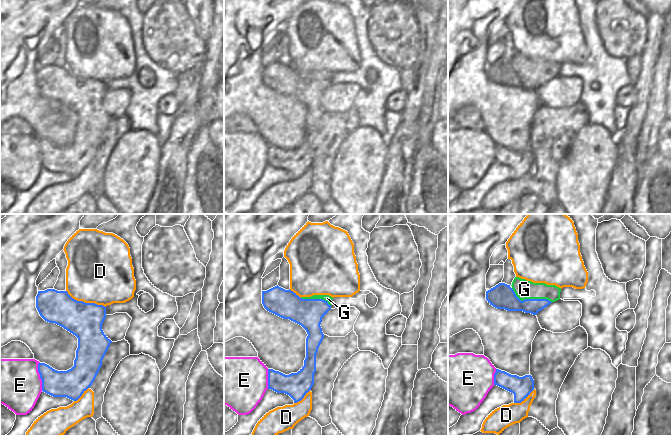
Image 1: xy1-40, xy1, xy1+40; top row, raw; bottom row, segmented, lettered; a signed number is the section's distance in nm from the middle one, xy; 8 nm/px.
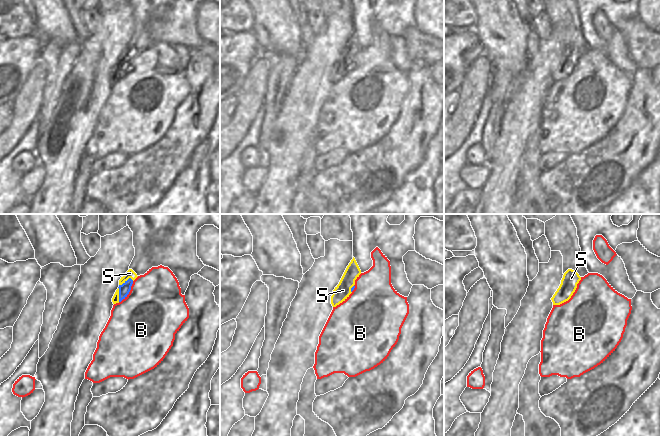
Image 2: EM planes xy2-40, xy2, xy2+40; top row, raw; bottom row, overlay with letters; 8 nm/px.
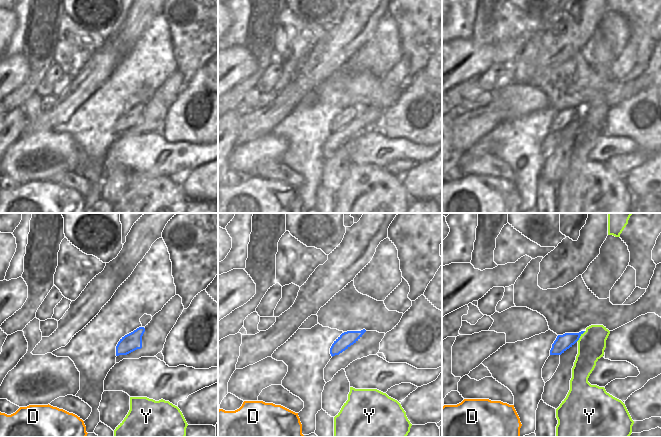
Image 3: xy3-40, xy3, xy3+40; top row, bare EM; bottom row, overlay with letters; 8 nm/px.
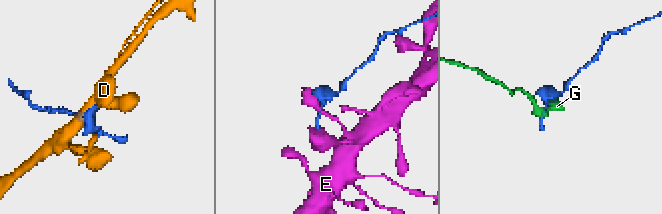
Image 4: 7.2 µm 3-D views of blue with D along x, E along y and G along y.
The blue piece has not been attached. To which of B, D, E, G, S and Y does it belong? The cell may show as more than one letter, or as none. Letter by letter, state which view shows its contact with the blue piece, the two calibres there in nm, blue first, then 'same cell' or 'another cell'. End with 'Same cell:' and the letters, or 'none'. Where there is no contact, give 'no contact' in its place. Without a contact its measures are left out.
B: xy2-40 | 90/500 nm | another cell
D: xy1-40 | 280/460 nm | another cell
E: xy1-40 | 220/400 nm | another cell
G: xy1+40 | 200/150 nm | another cell
S: xy2-40 | 90/70 nm | same cell
Y: xy3+40 | 130/220 nm | another cell
Same cell: S

